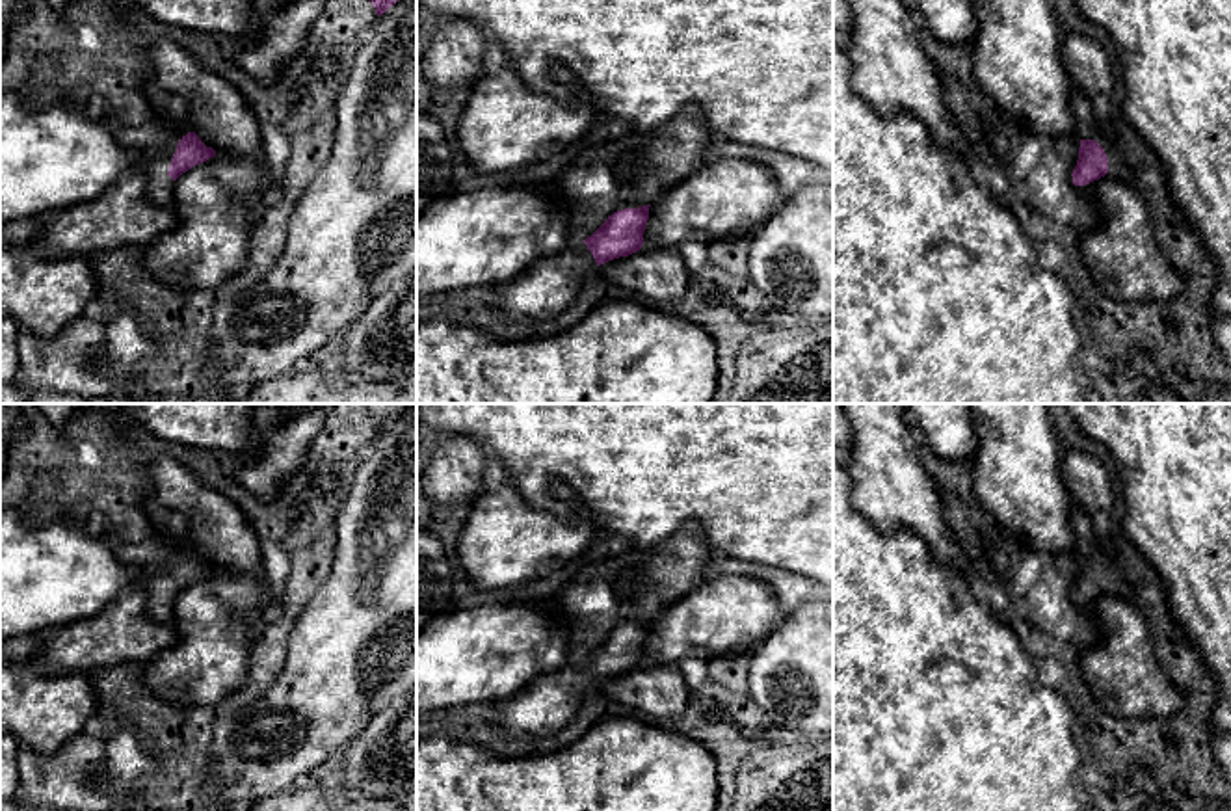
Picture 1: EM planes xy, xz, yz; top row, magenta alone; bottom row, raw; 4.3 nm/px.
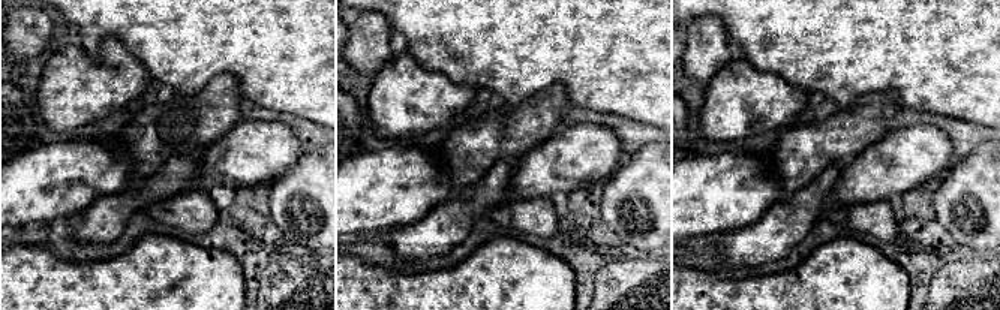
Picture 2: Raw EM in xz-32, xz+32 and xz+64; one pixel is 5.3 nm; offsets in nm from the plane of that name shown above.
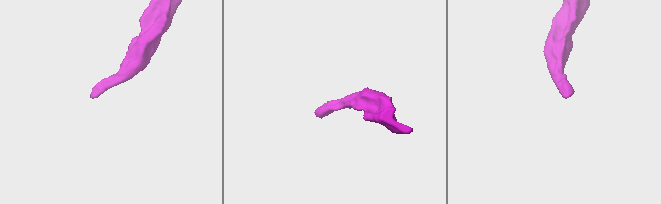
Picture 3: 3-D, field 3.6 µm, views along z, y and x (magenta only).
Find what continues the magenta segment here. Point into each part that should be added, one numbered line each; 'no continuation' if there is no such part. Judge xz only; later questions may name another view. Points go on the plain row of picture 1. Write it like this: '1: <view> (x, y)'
1: xz (551, 700)

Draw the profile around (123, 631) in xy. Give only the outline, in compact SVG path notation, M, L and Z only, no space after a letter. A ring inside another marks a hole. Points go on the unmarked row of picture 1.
M136 586L93 618L48 631L32 668L43 675L95 673L121 662L149 662L177 640L173 623L158 623L147 614L145 590Z

